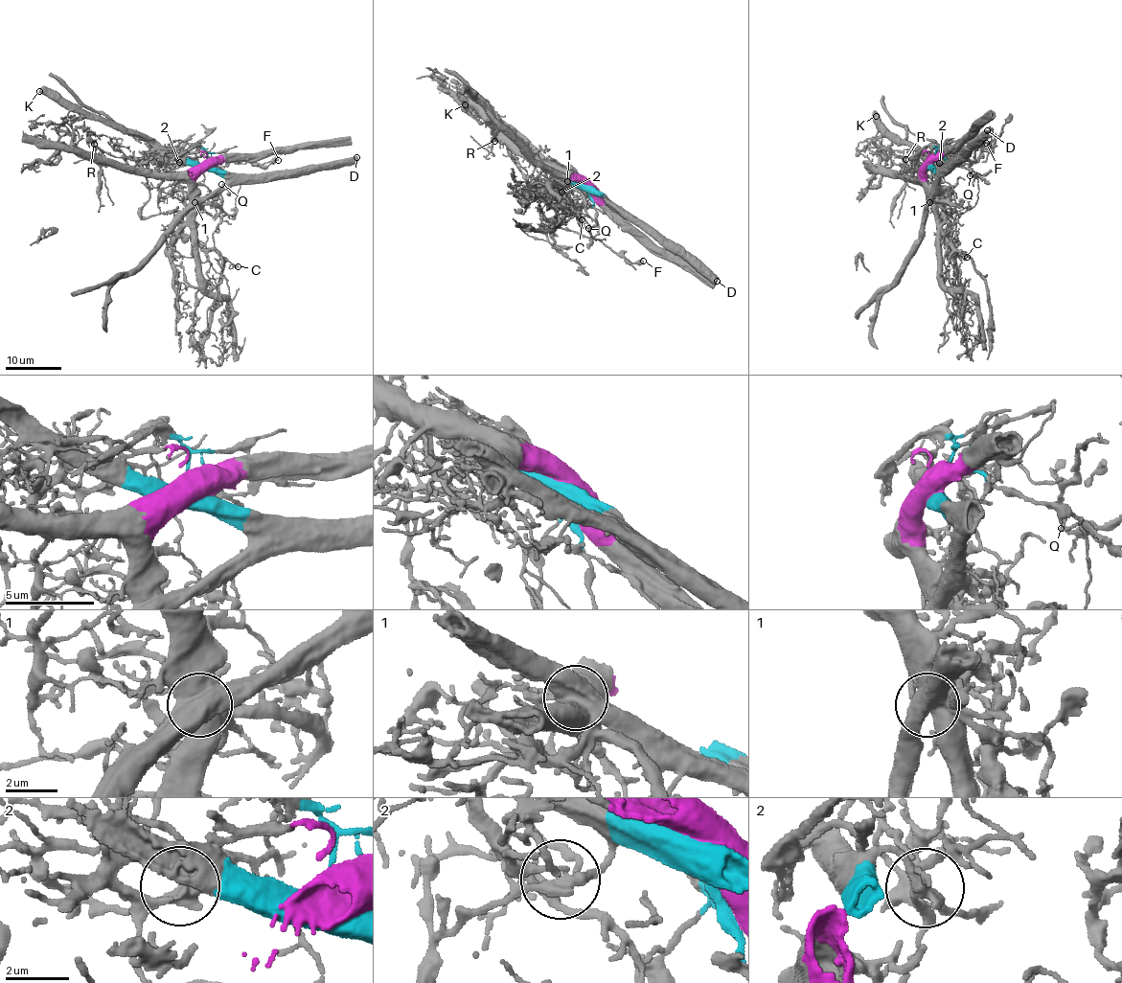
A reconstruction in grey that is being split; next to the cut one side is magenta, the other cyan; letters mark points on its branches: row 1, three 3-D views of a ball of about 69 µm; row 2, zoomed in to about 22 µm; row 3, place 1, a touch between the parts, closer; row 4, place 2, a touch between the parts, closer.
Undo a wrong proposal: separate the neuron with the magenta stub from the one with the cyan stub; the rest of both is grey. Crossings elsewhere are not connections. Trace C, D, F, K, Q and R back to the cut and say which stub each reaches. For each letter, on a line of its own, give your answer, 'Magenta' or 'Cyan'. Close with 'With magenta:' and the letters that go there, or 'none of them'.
C: Magenta
D: Cyan
F: Cyan
K: Cyan
Q: Cyan
R: Magenta
With magenta: C, R

